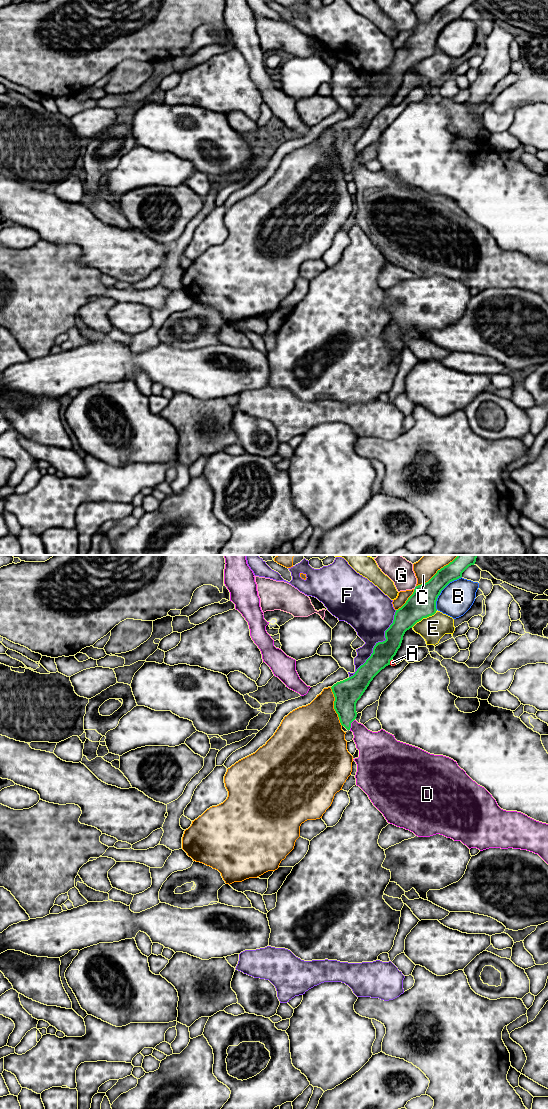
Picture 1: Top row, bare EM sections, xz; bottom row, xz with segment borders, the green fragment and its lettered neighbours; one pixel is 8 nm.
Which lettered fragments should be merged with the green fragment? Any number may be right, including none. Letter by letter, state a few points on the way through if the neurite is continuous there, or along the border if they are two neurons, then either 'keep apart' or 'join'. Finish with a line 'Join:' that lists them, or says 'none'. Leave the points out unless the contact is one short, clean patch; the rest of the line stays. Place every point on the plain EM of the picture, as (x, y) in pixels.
A: border xz (391, 99), (389, 104); keep apart
B: keep apart
C: keep apart
D: border xz (354, 159), (349, 169); keep apart
E: keep apart
F: keep apart
G: keep apart
Join: none

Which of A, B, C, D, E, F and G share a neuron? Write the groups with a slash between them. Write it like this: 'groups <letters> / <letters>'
groups A / B / C / D / E / F / G

